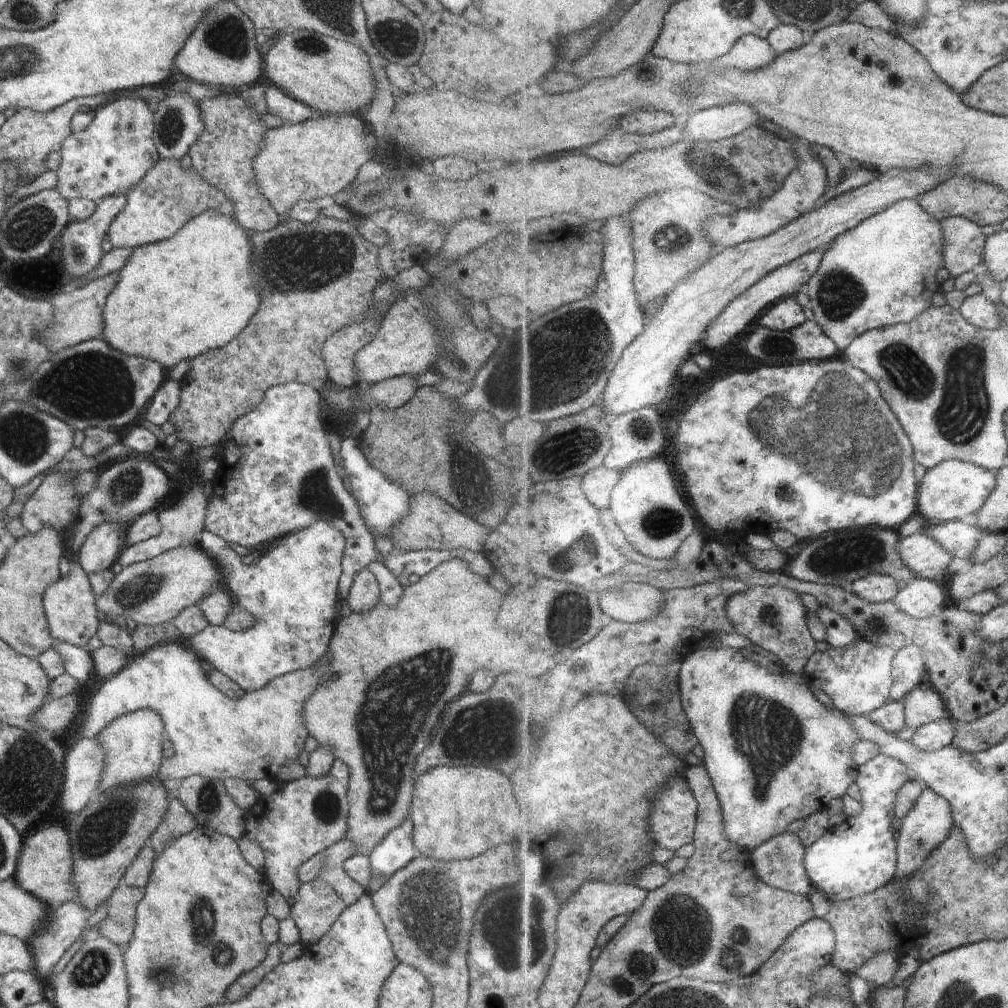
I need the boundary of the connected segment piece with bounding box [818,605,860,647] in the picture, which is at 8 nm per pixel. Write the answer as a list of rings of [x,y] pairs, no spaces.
[[[820,606],[820,614],[823,623],[828,629],[827,642],[832,647],[845,647],[856,642],[860,632],[856,626],[837,610],[827,606]]]

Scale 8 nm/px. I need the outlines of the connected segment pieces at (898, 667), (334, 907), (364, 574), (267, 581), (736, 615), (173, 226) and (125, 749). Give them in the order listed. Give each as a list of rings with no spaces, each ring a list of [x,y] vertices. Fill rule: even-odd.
[[[910,645],[897,651],[893,668],[894,682],[892,700],[905,702],[905,698],[920,685],[927,682],[927,669],[924,652],[920,645]]]
[[[300,886],[290,912],[299,930],[301,945],[317,944],[330,932],[345,906],[342,899],[316,900],[316,886]]]
[[[364,568],[354,576],[346,602],[352,612],[368,612],[378,606],[380,588],[375,576]]]
[[[318,520],[282,538],[281,544],[248,566],[222,538],[203,530],[197,536],[198,546],[216,562],[222,574],[222,588],[236,595],[238,605],[254,618],[254,626],[237,632],[209,625],[184,639],[185,643],[245,692],[260,690],[270,680],[294,670],[316,666],[329,650],[339,621],[336,604],[340,600],[338,586],[346,541],[340,530]]]
[[[755,587],[748,593],[734,595],[729,602],[729,617],[737,632],[747,636],[754,644],[776,653],[792,673],[805,674],[810,659],[818,651],[809,625],[809,614],[802,594],[783,588]]]
[[[159,159],[137,186],[127,192],[126,198],[126,206],[116,215],[107,232],[113,248],[126,246],[136,248],[170,238],[186,224],[187,220],[208,209],[219,210],[223,215],[231,217],[234,217],[235,213],[234,203],[223,192],[203,179],[194,168],[184,170],[179,160]]]
[[[141,709],[124,714],[112,720],[102,732],[98,732],[96,740],[104,750],[104,772],[100,778],[100,790],[108,792],[114,786],[130,786],[142,780],[156,778],[163,758],[164,724],[160,716],[152,710]]]

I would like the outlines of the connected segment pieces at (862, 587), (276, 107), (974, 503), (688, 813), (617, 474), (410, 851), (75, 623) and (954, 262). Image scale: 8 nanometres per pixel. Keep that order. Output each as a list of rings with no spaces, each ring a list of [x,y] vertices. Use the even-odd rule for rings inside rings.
[[[874,573],[850,583],[848,587],[870,602],[885,603],[895,600],[901,591],[898,581],[891,574]]]
[[[267,84],[265,99],[268,113],[285,120],[284,124],[298,124],[310,119],[314,109],[296,100],[276,85]]]
[[[950,460],[934,470],[928,470],[920,481],[919,510],[931,523],[973,520],[994,495],[996,474],[970,462]]]
[[[672,778],[654,800],[654,810],[649,816],[651,838],[658,842],[657,846],[676,852],[682,846],[695,842],[696,826],[698,826],[698,800],[684,778]]]
[[[600,465],[583,476],[584,492],[592,501],[597,509],[610,508],[612,492],[622,480],[622,474],[619,470],[611,469],[608,465]]]
[[[406,816],[406,820],[374,848],[368,858],[375,879],[394,875],[414,858],[421,856],[414,846],[412,830],[410,816]]]
[[[70,562],[70,572],[54,584],[50,584],[42,598],[45,616],[52,639],[68,642],[72,646],[83,648],[99,629],[99,612],[95,606],[95,594],[91,588],[87,573],[78,562]]]
[[[954,216],[940,221],[946,240],[945,266],[953,278],[984,265],[988,229],[968,217]]]

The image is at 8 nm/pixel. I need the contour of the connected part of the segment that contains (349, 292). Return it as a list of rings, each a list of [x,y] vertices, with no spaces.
[[[320,216],[313,223],[303,223],[295,221],[294,219],[276,225],[269,231],[258,231],[256,234],[250,236],[252,245],[250,277],[253,281],[255,289],[259,292],[260,307],[254,314],[254,317],[249,321],[249,324],[236,336],[229,344],[223,348],[218,348],[194,358],[188,362],[190,370],[184,376],[184,379],[179,383],[181,386],[181,402],[179,408],[170,416],[168,420],[176,429],[178,440],[186,441],[193,449],[202,447],[216,447],[226,440],[227,433],[232,429],[237,419],[245,416],[252,409],[256,408],[262,402],[264,394],[271,388],[277,385],[284,385],[285,383],[303,383],[304,385],[314,388],[319,394],[324,392],[329,387],[329,375],[325,368],[325,362],[321,351],[325,346],[326,340],[339,332],[342,328],[352,325],[354,322],[361,321],[366,316],[373,302],[374,290],[386,280],[385,274],[379,265],[379,248],[367,240],[362,238],[358,232],[357,222],[339,221],[332,217]]]

